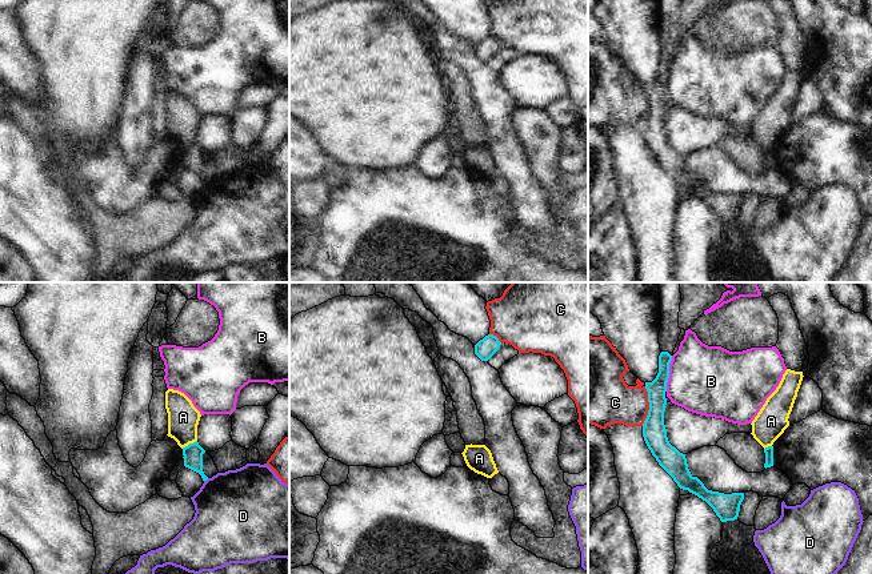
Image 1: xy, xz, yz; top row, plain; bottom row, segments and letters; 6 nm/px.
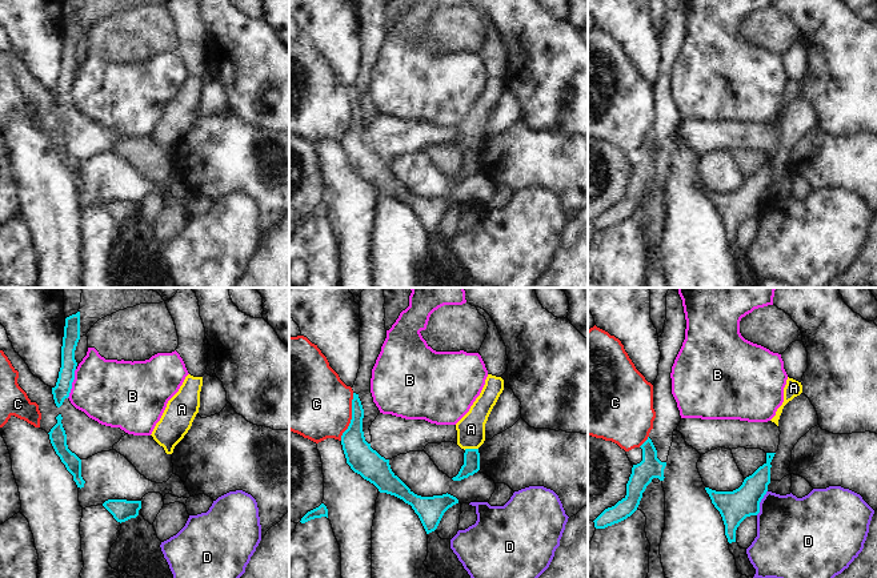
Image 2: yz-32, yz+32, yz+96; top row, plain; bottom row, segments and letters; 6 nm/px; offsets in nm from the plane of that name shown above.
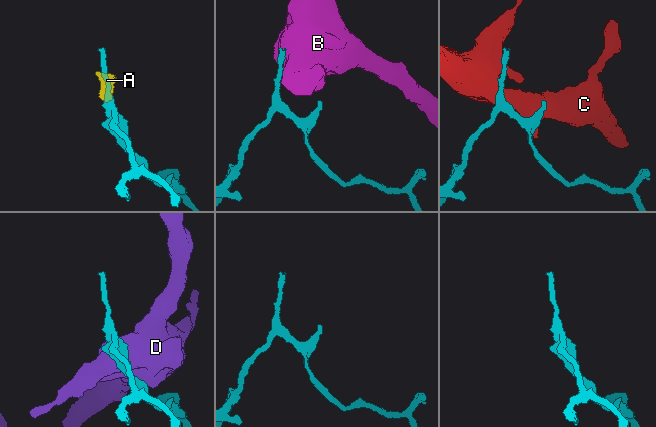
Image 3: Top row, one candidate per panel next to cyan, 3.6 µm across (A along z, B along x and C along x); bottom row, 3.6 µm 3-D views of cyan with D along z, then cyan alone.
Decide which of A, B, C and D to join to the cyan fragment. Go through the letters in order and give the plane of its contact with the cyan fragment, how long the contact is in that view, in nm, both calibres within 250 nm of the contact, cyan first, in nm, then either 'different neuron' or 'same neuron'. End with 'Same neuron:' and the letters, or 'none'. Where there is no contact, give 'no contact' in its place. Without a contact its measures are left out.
A: xy | 110 nm | 120/190 nm | different neuron
B: yz | 220 nm | 120/420 nm | different neuron
C: yz | 240 nm | 140/280 nm | different neuron
D: xy | 40 nm | 120/460 nm | different neuron
Same neuron: none

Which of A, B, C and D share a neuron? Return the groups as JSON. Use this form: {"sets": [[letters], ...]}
{"sets": [["A"], ["B"], ["C"], ["D"]]}

